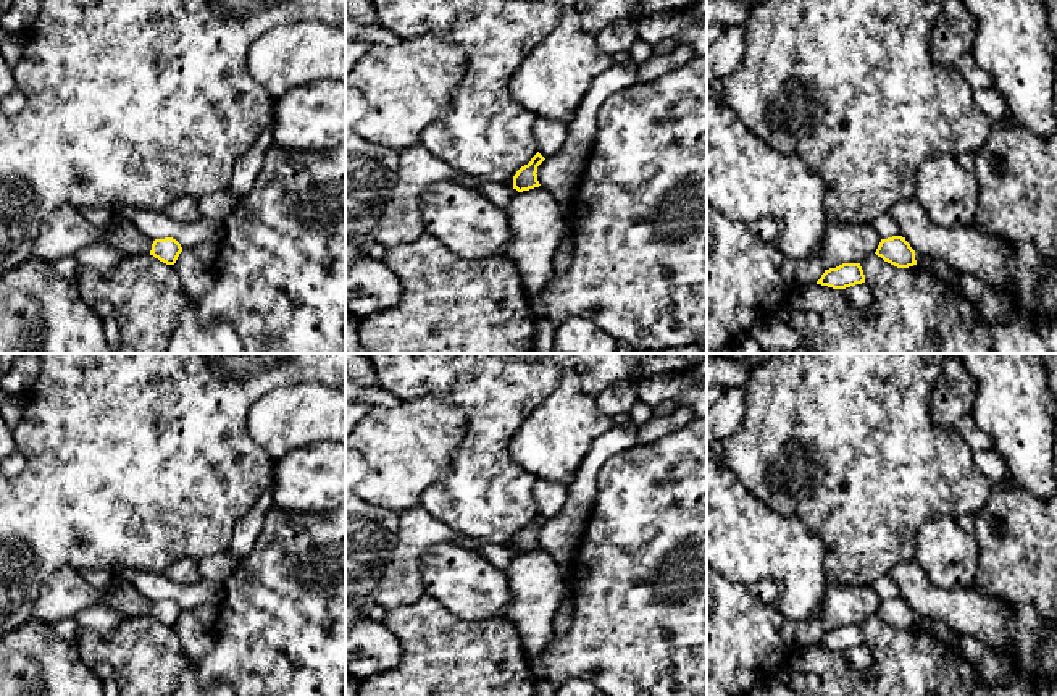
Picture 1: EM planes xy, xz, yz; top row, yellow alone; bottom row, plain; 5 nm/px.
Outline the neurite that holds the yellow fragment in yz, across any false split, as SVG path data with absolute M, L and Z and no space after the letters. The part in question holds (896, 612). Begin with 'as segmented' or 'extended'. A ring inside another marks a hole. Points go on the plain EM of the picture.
as segmented; M902 597L881 601L875 615L897 630L909 630L917 627L915 612Z

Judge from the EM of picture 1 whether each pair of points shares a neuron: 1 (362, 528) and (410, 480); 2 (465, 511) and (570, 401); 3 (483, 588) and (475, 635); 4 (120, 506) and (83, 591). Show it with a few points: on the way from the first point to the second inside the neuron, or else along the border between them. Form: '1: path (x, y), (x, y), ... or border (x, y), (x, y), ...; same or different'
1: border (362, 498), (399, 512); different
2: border (523, 422), (509, 444), (509, 454), (536, 478); different
3: border (442, 604), (467, 620), (504, 616); different
4: border (79, 569), (62, 566), (42, 580); different

